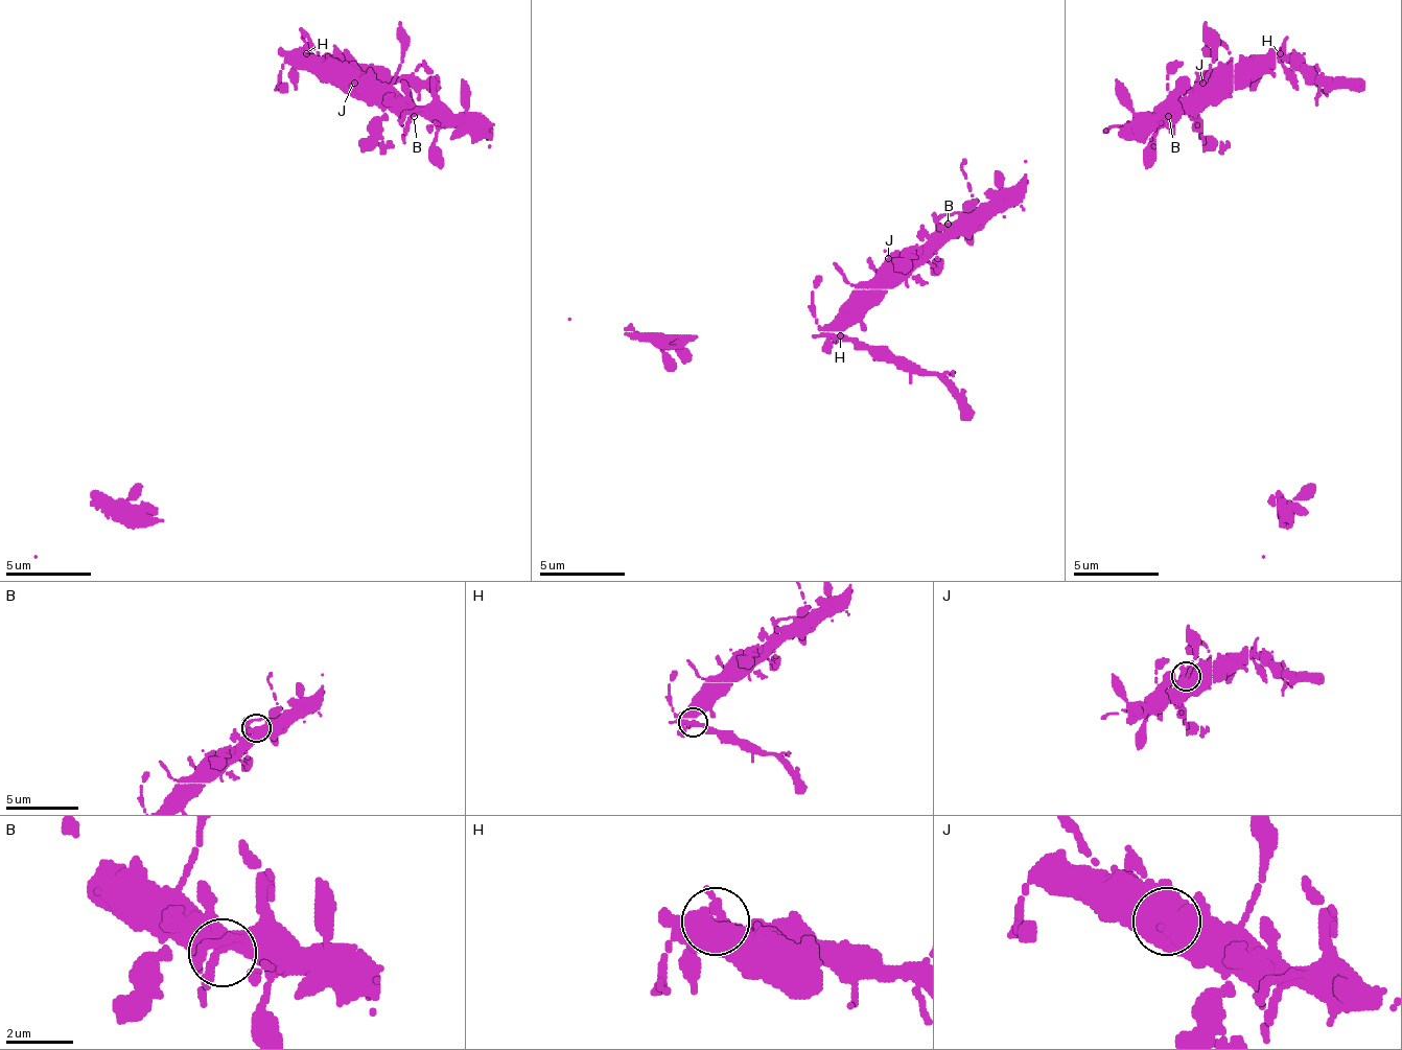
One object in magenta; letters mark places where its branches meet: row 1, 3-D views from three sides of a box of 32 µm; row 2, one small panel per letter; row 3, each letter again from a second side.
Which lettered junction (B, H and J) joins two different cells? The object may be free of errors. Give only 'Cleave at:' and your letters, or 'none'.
Cleave at: H

